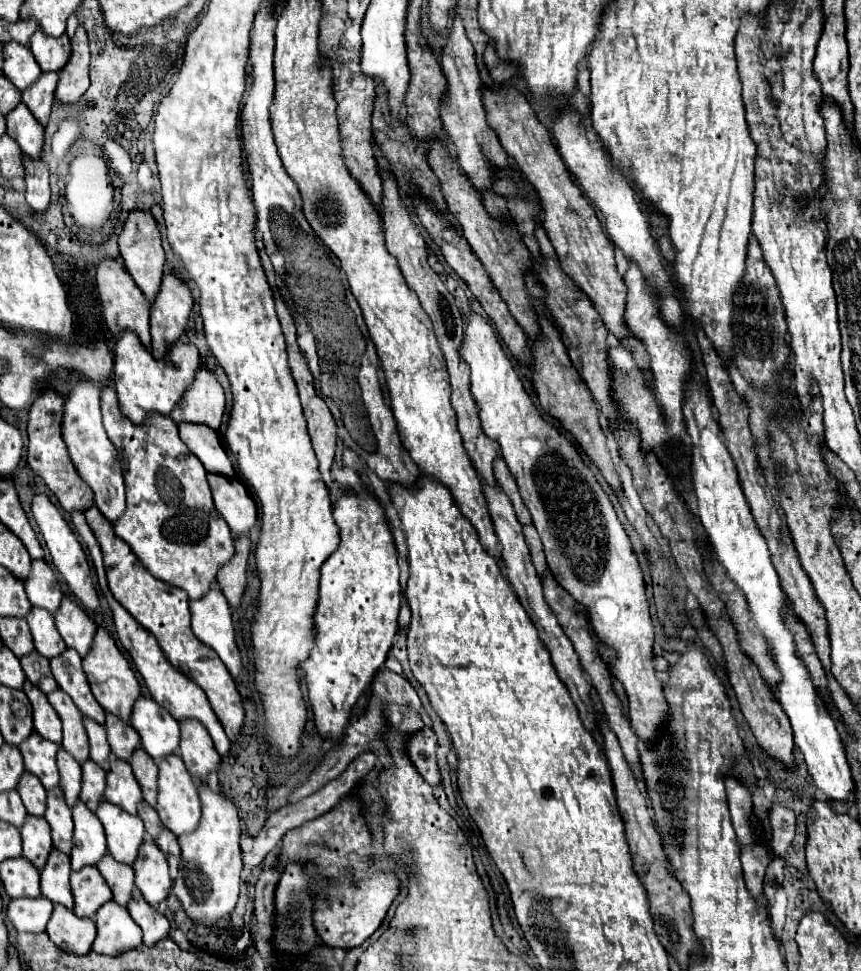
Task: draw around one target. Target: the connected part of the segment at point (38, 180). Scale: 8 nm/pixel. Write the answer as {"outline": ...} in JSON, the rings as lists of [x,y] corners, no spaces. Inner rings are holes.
{"outline":[[[23,157],[25,165],[25,183],[27,183],[27,203],[33,211],[43,213],[51,205],[51,189],[49,189],[49,167],[41,159]]]}

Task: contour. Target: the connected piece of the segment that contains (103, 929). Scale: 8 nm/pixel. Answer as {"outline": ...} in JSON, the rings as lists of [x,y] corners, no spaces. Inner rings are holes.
{"outline":[[[107,901],[95,917],[97,939],[93,951],[101,955],[119,955],[141,945],[141,929],[129,917],[127,909],[121,909],[115,901]]]}

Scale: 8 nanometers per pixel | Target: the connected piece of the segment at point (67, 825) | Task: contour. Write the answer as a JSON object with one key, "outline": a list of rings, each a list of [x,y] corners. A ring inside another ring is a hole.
{"outline":[[[53,787],[47,791],[47,811],[45,819],[51,825],[51,837],[53,847],[61,853],[71,851],[71,835],[73,835],[73,821],[71,821],[71,809],[65,803],[63,791],[59,787]]]}

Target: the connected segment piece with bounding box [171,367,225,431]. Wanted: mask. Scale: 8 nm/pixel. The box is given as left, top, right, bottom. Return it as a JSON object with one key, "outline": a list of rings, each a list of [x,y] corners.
{"outline":[[[203,367],[201,373],[197,373],[195,385],[189,387],[189,393],[185,393],[181,405],[173,409],[171,419],[175,423],[199,423],[207,425],[211,429],[221,427],[221,419],[225,413],[225,395],[217,379]]]}

